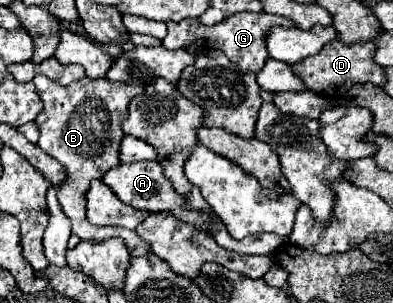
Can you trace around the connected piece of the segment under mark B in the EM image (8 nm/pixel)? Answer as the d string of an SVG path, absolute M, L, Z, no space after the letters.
M38 75L34 79L34 85L40 99L44 101L44 109L36 117L36 123L40 127L38 147L54 157L66 171L66 179L62 187L58 187L58 203L72 221L72 233L78 235L82 241L106 241L112 237L120 237L124 239L132 257L148 255L150 243L138 237L136 231L128 231L122 227L96 227L90 225L86 219L86 191L90 189L90 181L102 179L106 171L120 165L118 145L124 137L120 125L128 117L130 99L144 93L144 87L88 77L64 87L44 75Z

